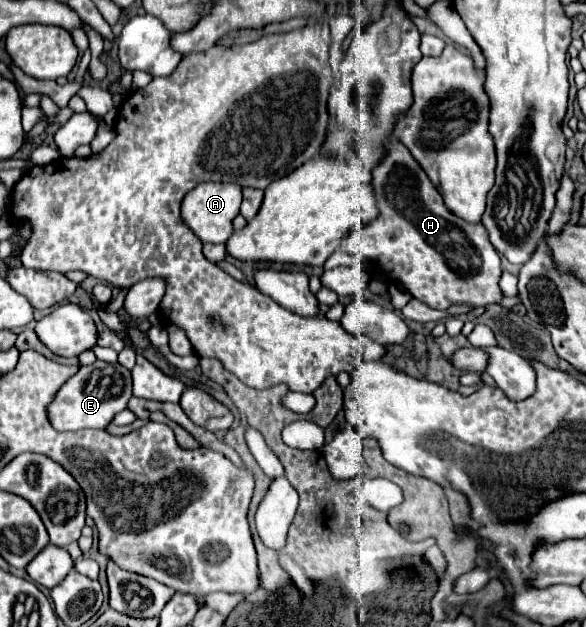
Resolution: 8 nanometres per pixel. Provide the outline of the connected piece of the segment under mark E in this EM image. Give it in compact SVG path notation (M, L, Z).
M96 361L92 365L80 367L78 375L64 383L56 399L50 403L48 417L58 431L80 431L80 429L106 429L114 415L124 411L132 397L130 371L120 363Z

